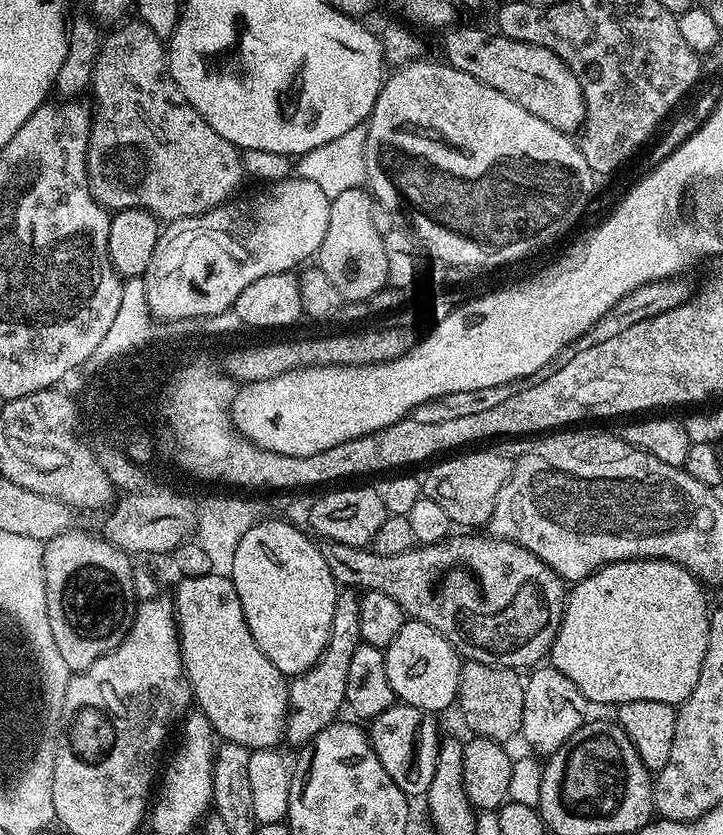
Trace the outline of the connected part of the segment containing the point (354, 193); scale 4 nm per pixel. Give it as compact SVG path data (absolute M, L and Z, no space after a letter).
M363 187L346 190L330 200L330 222L326 226L326 238L322 238L318 267L330 282L334 282L338 294L342 294L345 301L365 300L388 284L390 252L384 249L384 240L376 229L372 208L373 197Z

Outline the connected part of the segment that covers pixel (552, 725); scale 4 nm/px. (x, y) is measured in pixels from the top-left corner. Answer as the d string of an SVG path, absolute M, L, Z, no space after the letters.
M540 666L532 674L532 677L524 680L522 736L528 739L529 746L533 748L529 749L533 753L551 754L559 750L586 723L586 701L578 686L574 686L574 682L570 682L570 678L566 678L566 674L558 669Z

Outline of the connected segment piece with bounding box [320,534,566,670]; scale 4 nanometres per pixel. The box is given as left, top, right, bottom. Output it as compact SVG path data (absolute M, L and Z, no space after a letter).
M453 534L447 540L440 540L437 544L421 544L413 546L402 554L390 554L389 556L378 554L371 547L359 548L358 546L346 546L346 542L324 540L320 544L320 553L322 558L326 558L326 566L330 566L330 574L336 579L337 585L363 590L364 592L381 592L386 594L386 598L394 598L394 602L398 602L398 606L404 611L405 617L426 622L426 626L434 626L434 630L438 630L438 634L447 638L464 660L473 660L486 666L498 666L499 668L511 668L513 670L525 670L524 668L528 667L531 669L533 666L539 665L543 661L540 659L543 656L545 659L551 653L552 643L558 634L560 623L564 617L566 582L550 566L546 566L546 562L542 562L537 556L530 554L530 550L526 550L514 542L497 540L491 534L485 534L485 536L476 536L480 534L460 535L464 536Z

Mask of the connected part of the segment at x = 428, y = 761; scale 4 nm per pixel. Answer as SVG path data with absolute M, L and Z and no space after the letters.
M397 702L374 717L367 729L374 754L378 754L378 762L382 762L386 774L390 774L390 778L394 778L396 785L410 798L423 797L434 778L442 739L442 732L436 729L436 720L437 717L431 712Z

